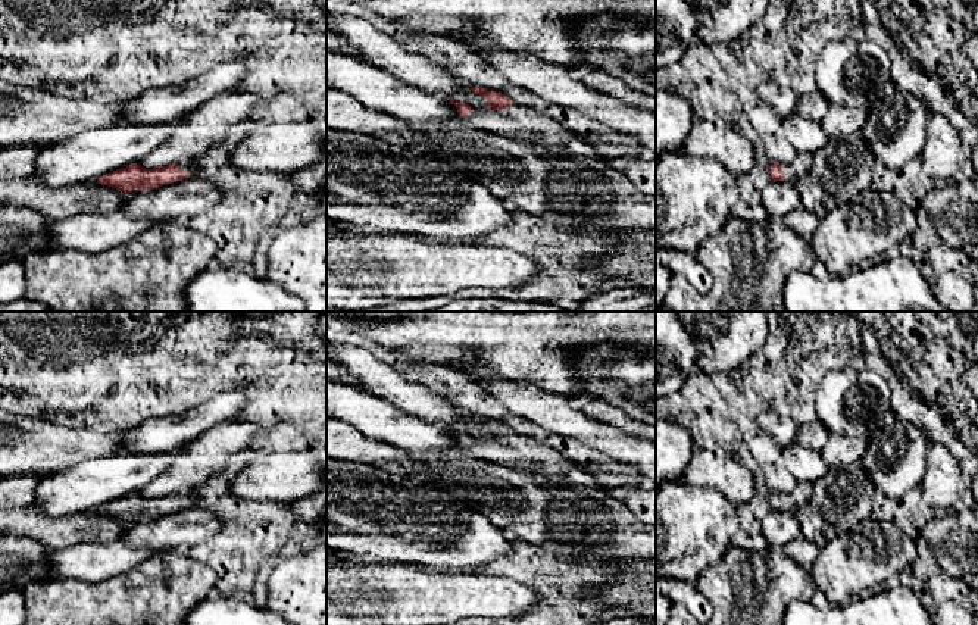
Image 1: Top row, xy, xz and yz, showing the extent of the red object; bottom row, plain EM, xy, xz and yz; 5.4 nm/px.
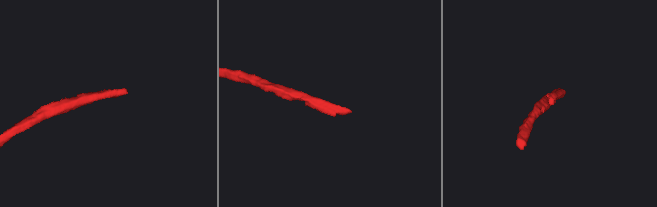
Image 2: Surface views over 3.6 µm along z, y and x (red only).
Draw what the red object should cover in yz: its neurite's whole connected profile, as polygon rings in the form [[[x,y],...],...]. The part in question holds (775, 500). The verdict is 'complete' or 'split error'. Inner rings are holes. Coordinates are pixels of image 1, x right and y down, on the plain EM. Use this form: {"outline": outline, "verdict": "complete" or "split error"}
{"outline": [[[799,482],[799,485],[790,493],[775,493],[772,491],[769,503],[772,510],[797,510],[807,503],[812,496],[812,482]]], "verdict": "split error"}

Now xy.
{"outline": [[[184,491],[179,494],[157,496],[146,499],[137,493],[118,500],[109,501],[97,509],[99,513],[109,515],[124,522],[153,519],[162,515],[174,513],[190,507],[196,499],[196,494]]], "verdict": "split error"}

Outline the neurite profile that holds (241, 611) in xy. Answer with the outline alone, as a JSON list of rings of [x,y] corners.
[[[249,599],[203,600],[187,613],[182,625],[294,625],[279,613],[257,609]]]

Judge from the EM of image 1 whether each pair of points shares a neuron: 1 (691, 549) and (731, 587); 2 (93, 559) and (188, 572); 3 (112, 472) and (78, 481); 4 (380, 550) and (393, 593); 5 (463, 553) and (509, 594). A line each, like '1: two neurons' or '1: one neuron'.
1: two neurons
2: two neurons
3: one neuron
4: two neurons
5: two neurons

